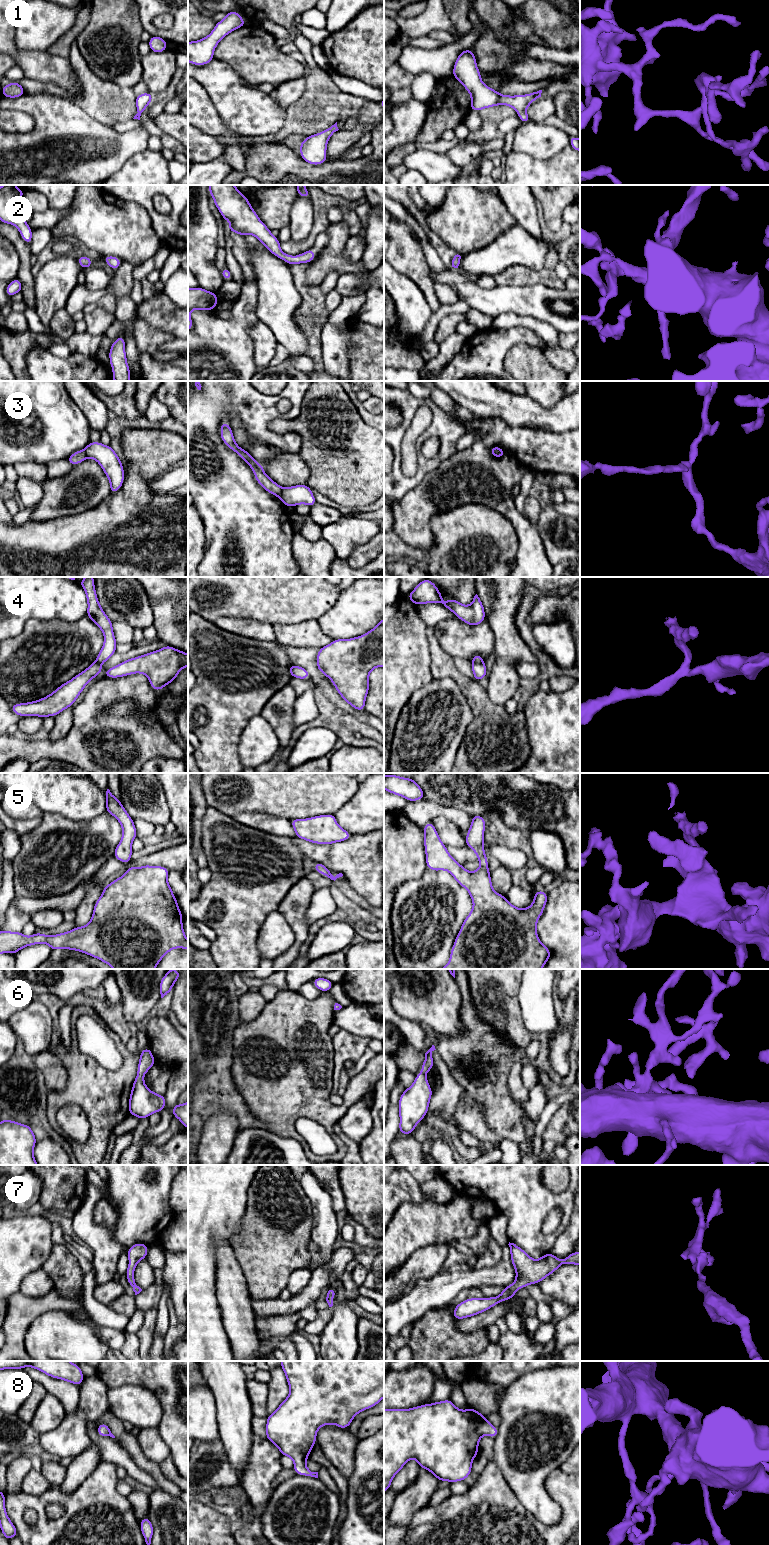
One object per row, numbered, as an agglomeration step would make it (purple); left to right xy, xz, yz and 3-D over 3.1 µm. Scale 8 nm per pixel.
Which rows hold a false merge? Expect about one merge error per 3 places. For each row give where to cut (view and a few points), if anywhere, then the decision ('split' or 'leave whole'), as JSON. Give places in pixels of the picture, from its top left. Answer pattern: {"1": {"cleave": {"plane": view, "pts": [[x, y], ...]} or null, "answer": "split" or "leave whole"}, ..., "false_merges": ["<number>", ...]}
{"1": {"cleave": null, "answer": "leave whole"}, "2": {"cleave": null, "answer": "leave whole"}, "3": {"cleave": {"plane": "xz", "pts": [[282, 488], [278, 496]]}, "answer": "split"}, "4": {"cleave": {"plane": "yz", "pts": [[472, 661], [483, 663]]}, "answer": "split"}, "5": {"cleave": null, "answer": "leave whole"}, "6": {"cleave": null, "answer": "leave whole"}, "7": {"cleave": null, "answer": "leave whole"}, "8": {"cleave": null, "answer": "leave whole"}, "false_merges": ["3", "4"]}

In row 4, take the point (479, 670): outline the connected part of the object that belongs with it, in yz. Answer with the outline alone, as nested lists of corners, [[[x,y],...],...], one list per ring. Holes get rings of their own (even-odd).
[[[472,662],[472,672],[474,675],[474,679],[476,681],[480,681],[482,678],[487,675],[487,668],[485,663],[474,663]]]

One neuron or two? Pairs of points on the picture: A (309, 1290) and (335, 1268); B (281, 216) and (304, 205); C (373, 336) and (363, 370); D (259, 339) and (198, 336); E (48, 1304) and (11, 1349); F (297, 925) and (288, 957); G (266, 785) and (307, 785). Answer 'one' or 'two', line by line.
A: one
B: two
C: one
D: two
E: one
F: one
G: one

